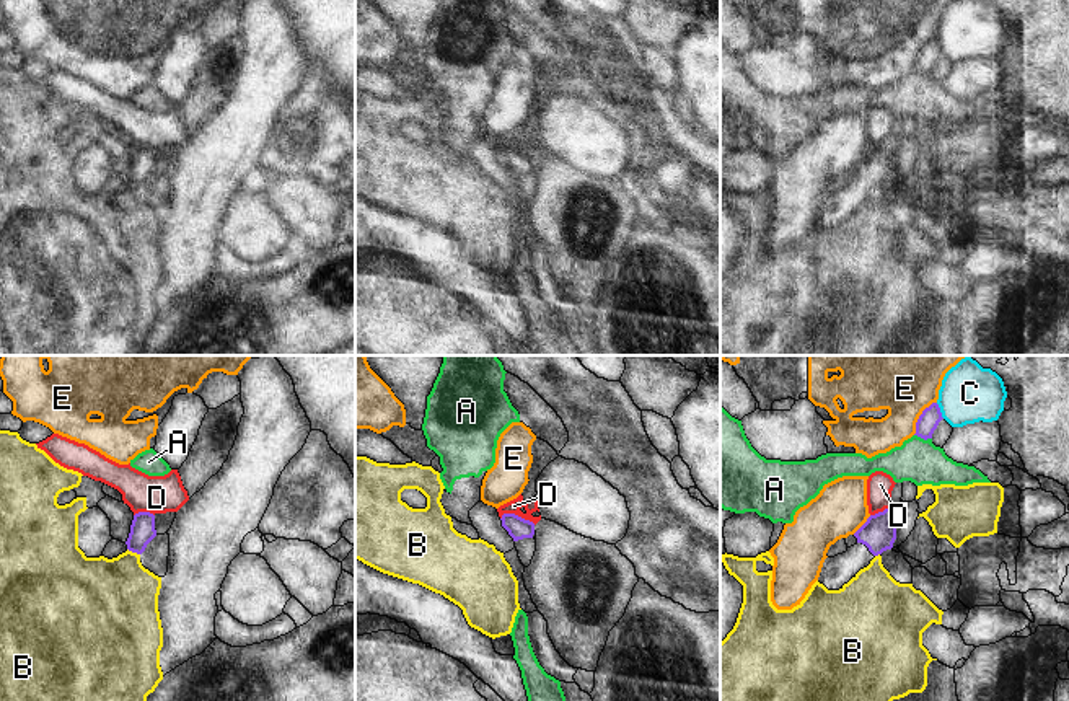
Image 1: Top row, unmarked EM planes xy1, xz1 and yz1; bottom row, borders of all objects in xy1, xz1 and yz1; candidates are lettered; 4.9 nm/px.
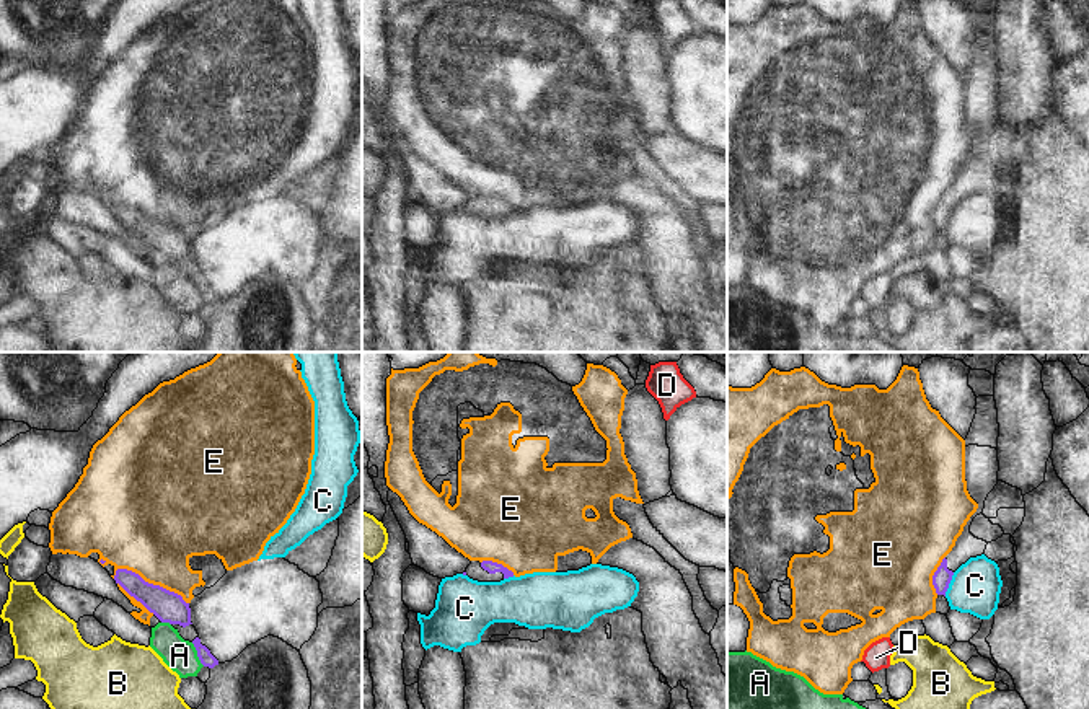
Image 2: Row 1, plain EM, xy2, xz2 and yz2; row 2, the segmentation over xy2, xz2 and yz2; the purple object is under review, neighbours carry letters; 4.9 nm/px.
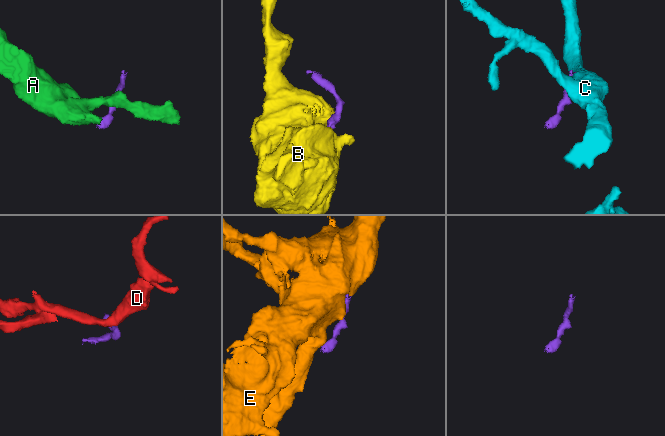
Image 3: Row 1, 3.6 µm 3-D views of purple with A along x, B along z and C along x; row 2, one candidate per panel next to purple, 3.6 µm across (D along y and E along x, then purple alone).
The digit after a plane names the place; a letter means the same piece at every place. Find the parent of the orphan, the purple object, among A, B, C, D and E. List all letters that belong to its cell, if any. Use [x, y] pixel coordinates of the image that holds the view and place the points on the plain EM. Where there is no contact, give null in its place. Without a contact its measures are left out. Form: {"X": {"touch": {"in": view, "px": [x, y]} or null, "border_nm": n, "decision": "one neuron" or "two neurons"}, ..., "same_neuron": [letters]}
{"A": {"touch": {"in": "xy2", "px": [198, 289]}, "border_nm": 140, "decision": "two neurons"}, "B": {"touch": {"in": "xy1", "px": [134, 186]}, "border_nm": 70, "decision": "two neurons"}, "C": {"touch": {"in": "yz2", "px": [949, 217]}, "border_nm": 130, "decision": "two neurons"}, "D": {"touch": {"in": "xz1", "px": [517, 150]}, "border_nm": 180, "decision": "two neurons"}, "E": {"touch": {"in": "xy2", "px": [152, 219]}, "border_nm": 400, "decision": "two neurons"}, "same_neuron": []}

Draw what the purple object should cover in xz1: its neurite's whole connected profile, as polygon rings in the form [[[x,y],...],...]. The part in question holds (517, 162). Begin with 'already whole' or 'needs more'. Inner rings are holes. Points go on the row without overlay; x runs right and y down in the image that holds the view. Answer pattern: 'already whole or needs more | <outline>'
already whole | [[[504,148],[500,155],[502,161],[508,166],[513,176],[533,173],[534,170],[534,158],[515,148]]]

